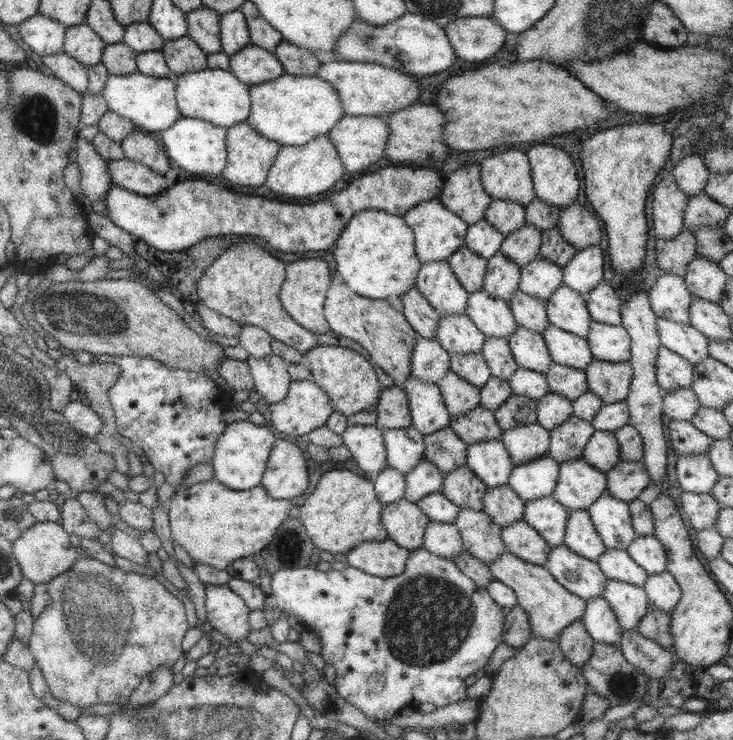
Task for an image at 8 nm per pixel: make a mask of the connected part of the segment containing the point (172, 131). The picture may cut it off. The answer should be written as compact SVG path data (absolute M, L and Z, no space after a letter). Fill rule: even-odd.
M180 117L170 128L156 135L163 150L172 162L192 174L222 174L228 164L228 150L226 146L227 128L216 126L201 118Z

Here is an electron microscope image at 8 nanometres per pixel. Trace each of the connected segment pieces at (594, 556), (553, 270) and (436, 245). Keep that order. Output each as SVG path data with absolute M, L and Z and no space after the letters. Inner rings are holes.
M586 509L570 510L564 545L574 553L596 562L607 549Z
M537 257L521 267L519 290L530 297L550 300L550 296L563 285L563 270L558 263Z
M439 197L418 203L410 208L403 218L406 225L414 231L416 254L421 264L447 261L460 246L465 245L469 225L454 212L446 209Z

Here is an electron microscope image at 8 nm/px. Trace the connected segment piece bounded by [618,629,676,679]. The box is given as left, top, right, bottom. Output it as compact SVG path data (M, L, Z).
M637 629L624 630L618 645L626 660L650 679L666 677L676 661L674 654L651 638L642 636Z

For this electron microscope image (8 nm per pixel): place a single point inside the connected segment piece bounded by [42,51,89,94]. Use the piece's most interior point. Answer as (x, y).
(73, 73)

